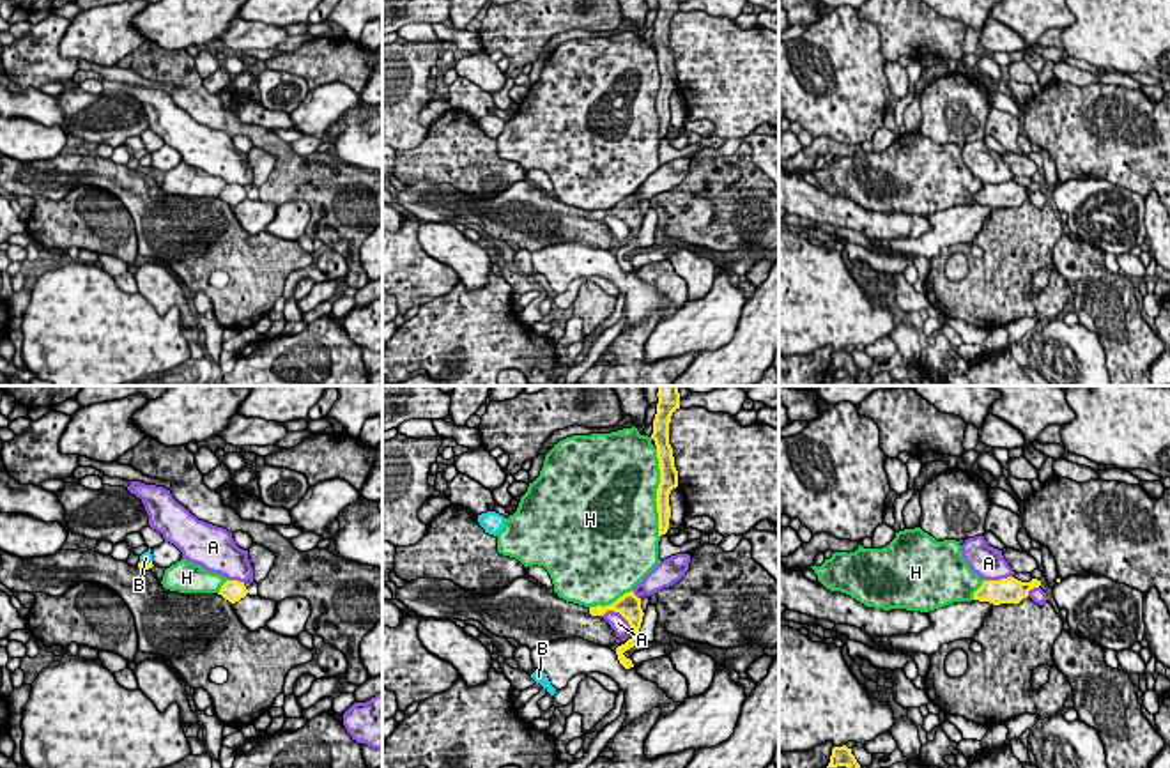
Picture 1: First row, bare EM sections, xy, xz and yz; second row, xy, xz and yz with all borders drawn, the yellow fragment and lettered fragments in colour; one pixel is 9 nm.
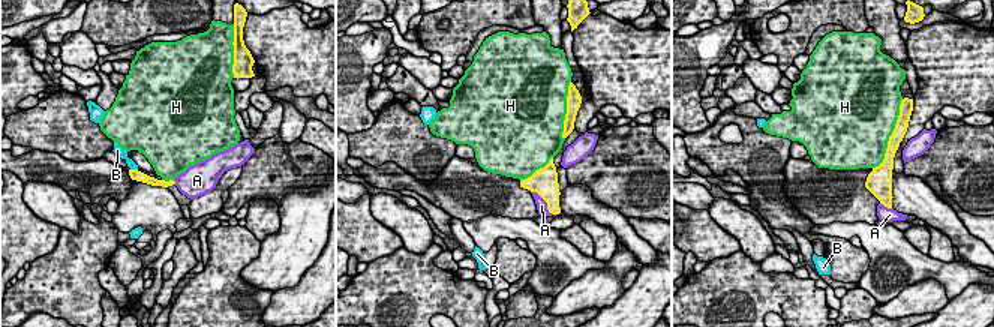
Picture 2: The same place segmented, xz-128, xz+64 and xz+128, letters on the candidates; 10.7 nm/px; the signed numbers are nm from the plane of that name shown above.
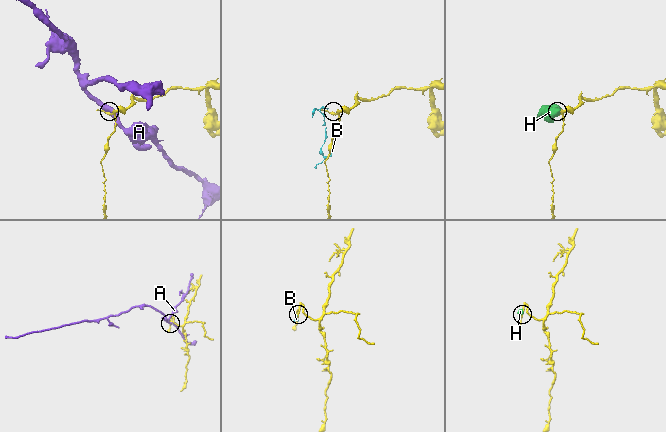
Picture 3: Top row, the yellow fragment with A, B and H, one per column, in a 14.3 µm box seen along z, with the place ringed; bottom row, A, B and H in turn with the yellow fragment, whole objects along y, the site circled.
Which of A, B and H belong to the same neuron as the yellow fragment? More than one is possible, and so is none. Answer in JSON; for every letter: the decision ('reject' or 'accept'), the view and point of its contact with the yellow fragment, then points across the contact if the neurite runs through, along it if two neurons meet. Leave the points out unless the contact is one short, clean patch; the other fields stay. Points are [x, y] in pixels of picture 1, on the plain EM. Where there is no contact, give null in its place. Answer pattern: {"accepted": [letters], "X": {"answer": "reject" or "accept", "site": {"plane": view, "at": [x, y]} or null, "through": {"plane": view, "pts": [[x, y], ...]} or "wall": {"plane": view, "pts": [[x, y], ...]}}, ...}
{"accepted": [], "A": {"answer": "reject", "site": {"plane": "xz", "at": [618, 215]}}, "B": {"answer": "reject", "site": {"plane": "xy", "at": [144, 167]}, "wall": {"plane": "xy", "pts": [[151, 163], [140, 167]]}}, "H": {"answer": "reject", "site": {"plane": "xz", "at": [657, 96]}}}

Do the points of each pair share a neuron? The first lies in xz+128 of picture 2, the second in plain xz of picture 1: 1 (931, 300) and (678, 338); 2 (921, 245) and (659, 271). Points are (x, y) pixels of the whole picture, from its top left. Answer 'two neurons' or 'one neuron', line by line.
1: one neuron
2: one neuron

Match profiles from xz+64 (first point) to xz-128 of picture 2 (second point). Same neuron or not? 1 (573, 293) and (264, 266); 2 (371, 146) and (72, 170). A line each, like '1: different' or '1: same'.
1: same
2: different

